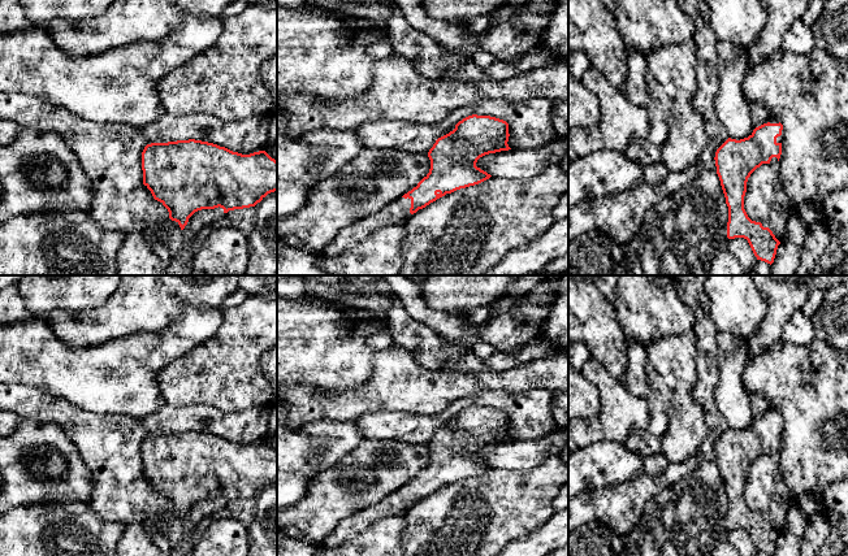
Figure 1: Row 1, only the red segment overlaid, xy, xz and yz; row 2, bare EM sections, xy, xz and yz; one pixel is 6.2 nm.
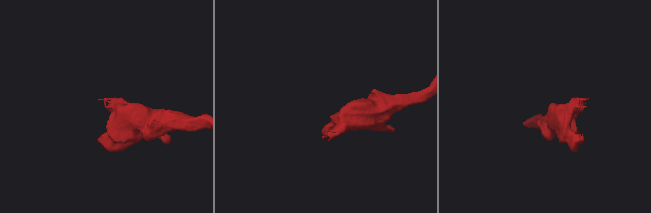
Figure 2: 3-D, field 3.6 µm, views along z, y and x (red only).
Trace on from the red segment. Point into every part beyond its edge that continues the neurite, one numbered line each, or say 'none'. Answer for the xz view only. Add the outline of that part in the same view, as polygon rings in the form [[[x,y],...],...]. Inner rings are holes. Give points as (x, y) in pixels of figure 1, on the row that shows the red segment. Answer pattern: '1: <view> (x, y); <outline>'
1: xz (397, 211); [[[399,197],[391,201],[380,212],[371,214],[352,225],[342,229],[337,236],[321,251],[321,256],[338,257],[343,252],[354,248],[372,233],[407,220],[411,213],[411,199]]]

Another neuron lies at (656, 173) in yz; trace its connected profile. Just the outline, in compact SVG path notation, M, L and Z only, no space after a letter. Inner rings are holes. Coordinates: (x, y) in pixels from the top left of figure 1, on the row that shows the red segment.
M653 164L643 166L644 181L657 184L662 182L669 170L662 164Z

